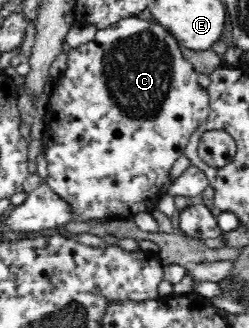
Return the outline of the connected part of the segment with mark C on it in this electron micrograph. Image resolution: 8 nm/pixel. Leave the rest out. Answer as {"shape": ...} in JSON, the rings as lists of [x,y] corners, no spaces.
{"shape":[[[124,18],[120,22],[109,25],[106,29],[97,30],[94,39],[68,51],[67,69],[59,76],[54,90],[49,94],[48,110],[44,114],[45,132],[41,138],[43,148],[46,149],[44,151],[48,171],[46,183],[59,196],[66,199],[66,202],[71,203],[77,211],[79,221],[105,218],[132,220],[138,213],[151,213],[156,209],[160,198],[165,195],[165,188],[170,181],[168,175],[170,175],[176,159],[184,155],[197,127],[204,123],[210,114],[209,106],[207,89],[203,89],[198,83],[198,73],[183,56],[181,45],[154,19],[147,22],[138,18]]]}

